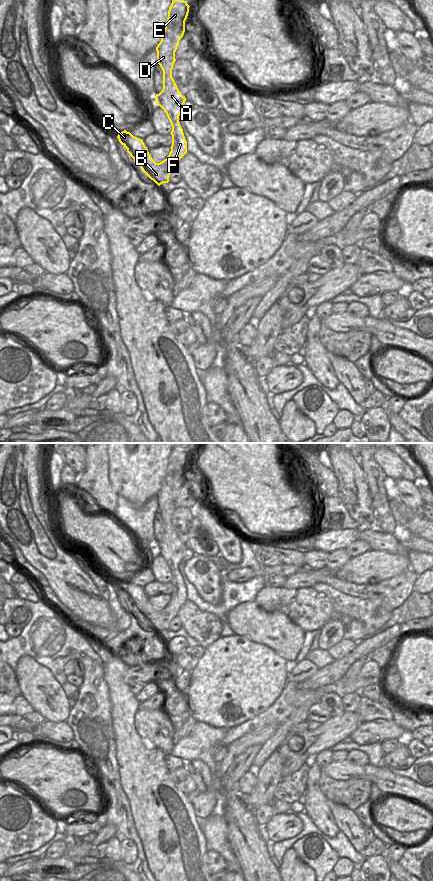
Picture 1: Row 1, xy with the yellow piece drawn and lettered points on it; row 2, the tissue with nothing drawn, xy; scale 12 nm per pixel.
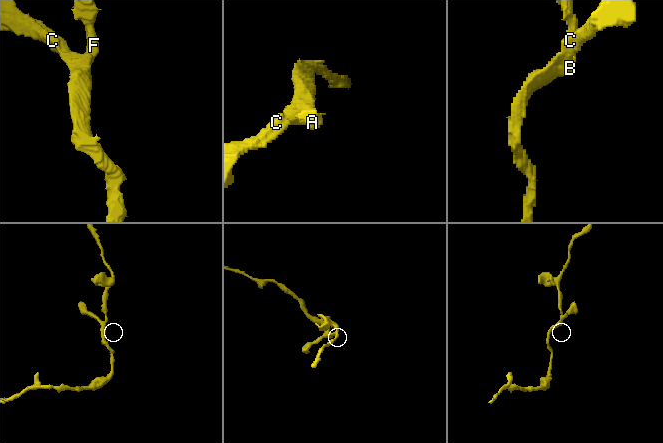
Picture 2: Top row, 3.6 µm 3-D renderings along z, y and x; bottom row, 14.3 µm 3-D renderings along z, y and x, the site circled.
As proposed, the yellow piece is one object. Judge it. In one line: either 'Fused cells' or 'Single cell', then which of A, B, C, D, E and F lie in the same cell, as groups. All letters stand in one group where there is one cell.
Single cell. Groups: A B C D E F

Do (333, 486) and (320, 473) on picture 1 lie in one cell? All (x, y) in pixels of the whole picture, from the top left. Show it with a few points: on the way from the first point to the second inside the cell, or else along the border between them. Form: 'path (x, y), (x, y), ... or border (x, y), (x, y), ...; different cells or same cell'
path (330, 483), (323, 476); same cell

